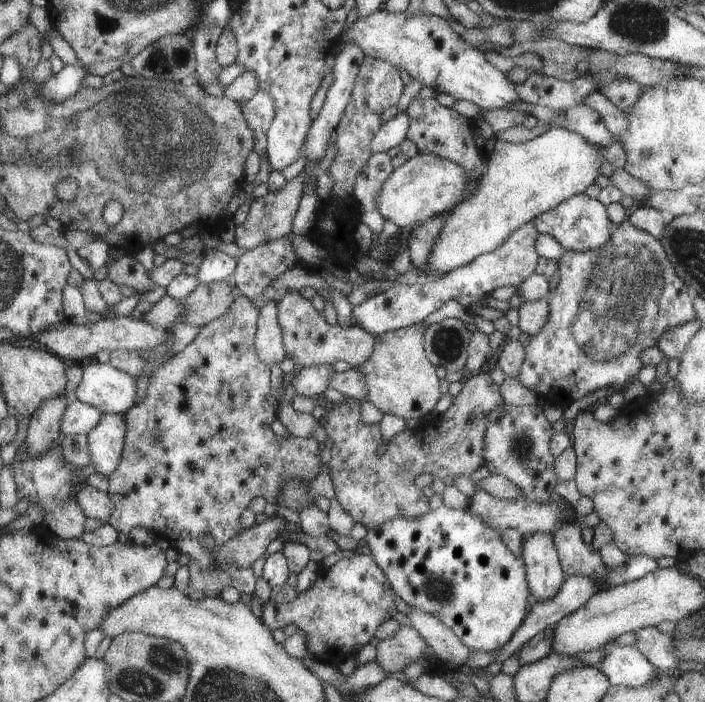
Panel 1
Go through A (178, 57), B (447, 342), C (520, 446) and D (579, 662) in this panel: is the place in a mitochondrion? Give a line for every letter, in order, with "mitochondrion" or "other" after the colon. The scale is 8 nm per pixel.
A: mitochondrion
B: mitochondrion
C: mitochondrion
D: other

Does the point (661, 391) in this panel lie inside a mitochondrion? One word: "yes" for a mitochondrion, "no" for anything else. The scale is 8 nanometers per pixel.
no

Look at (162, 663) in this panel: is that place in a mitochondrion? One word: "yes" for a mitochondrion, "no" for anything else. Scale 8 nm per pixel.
yes

